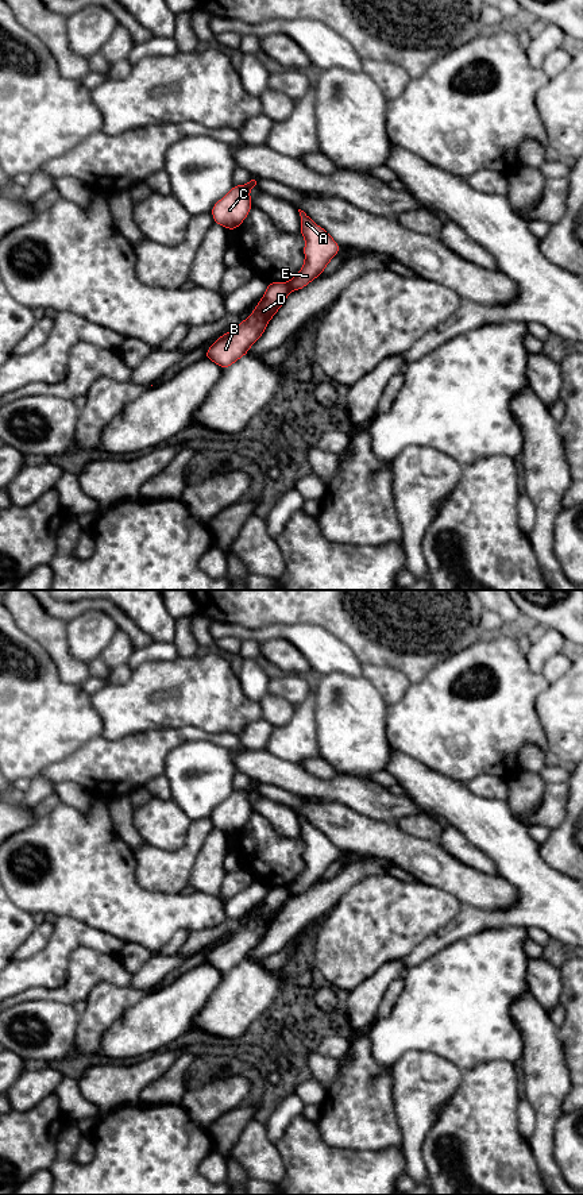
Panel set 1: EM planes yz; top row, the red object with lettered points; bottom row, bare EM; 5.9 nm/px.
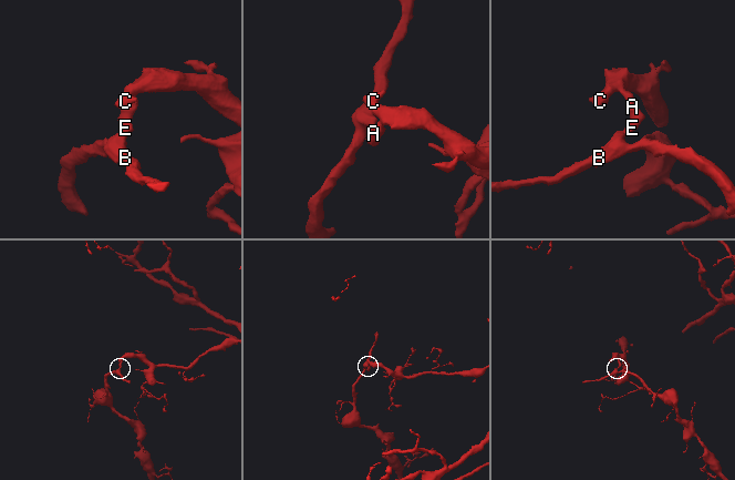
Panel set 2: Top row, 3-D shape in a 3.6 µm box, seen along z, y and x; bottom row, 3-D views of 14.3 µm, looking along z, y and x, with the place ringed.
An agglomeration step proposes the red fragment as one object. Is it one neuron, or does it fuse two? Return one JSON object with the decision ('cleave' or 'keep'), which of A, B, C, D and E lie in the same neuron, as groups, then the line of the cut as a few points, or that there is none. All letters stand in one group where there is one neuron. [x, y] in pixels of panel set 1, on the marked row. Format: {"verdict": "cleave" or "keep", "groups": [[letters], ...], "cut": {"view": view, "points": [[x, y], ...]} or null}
{"verdict": "cleave", "groups": [["A", "C", "E"], ["B", "D"]], "cut": {"view": "yz", "points": [[286, 282], [290, 289]]}}

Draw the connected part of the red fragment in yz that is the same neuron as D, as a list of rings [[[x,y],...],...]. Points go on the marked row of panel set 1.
[[[270,282],[254,312],[236,328],[217,338],[204,358],[211,359],[224,370],[248,354],[250,347],[263,335],[267,323],[283,305],[289,293],[287,282]]]

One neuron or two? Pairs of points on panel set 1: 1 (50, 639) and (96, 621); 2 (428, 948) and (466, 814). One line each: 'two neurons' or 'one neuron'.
1: two neurons
2: one neuron

